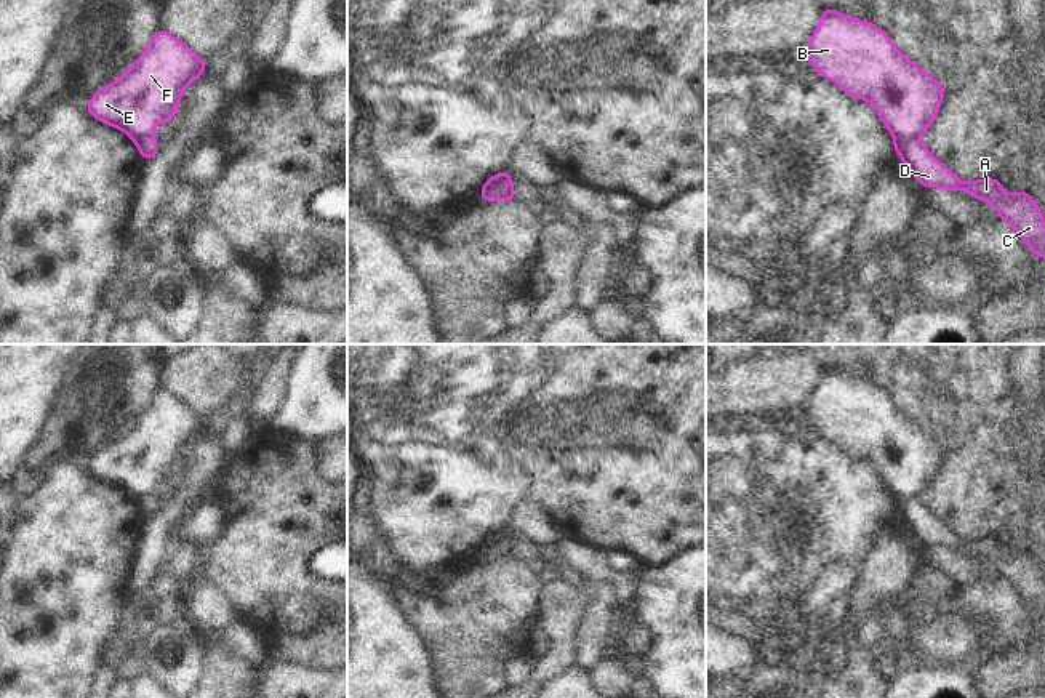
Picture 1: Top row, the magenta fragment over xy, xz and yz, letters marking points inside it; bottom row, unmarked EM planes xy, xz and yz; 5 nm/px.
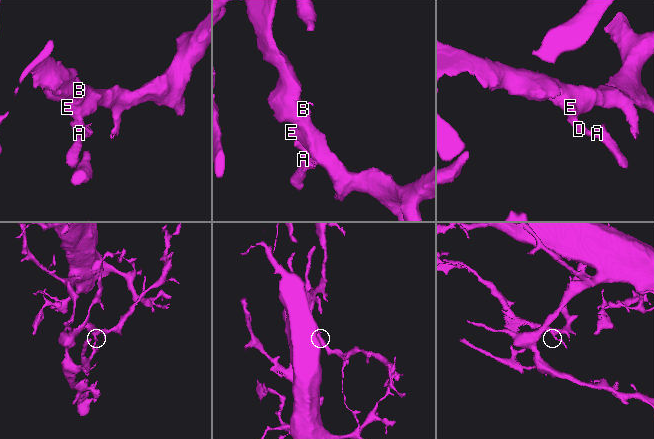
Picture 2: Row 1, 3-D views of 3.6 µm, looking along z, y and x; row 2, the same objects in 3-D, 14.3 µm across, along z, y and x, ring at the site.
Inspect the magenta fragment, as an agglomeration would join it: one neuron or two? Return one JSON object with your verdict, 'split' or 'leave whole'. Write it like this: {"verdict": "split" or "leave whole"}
{"verdict": "split"}

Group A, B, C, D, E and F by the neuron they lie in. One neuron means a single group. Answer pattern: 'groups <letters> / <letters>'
groups A C D / B E F

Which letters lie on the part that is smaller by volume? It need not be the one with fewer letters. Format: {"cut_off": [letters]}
{"cut_off": ["A", "C", "D"]}

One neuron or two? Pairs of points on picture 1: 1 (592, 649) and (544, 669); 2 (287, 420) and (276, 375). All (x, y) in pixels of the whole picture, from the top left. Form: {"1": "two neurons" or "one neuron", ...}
{"1": "two neurons", "2": "two neurons"}

